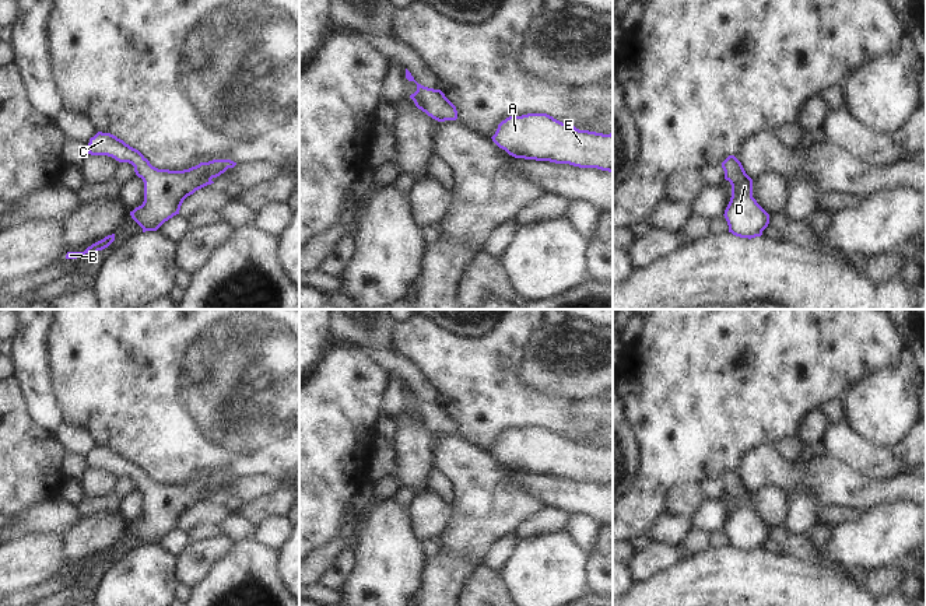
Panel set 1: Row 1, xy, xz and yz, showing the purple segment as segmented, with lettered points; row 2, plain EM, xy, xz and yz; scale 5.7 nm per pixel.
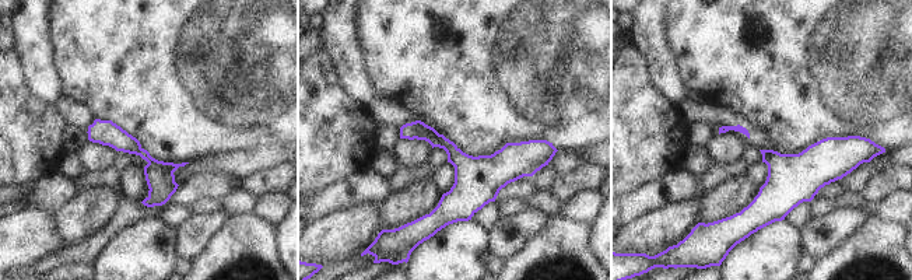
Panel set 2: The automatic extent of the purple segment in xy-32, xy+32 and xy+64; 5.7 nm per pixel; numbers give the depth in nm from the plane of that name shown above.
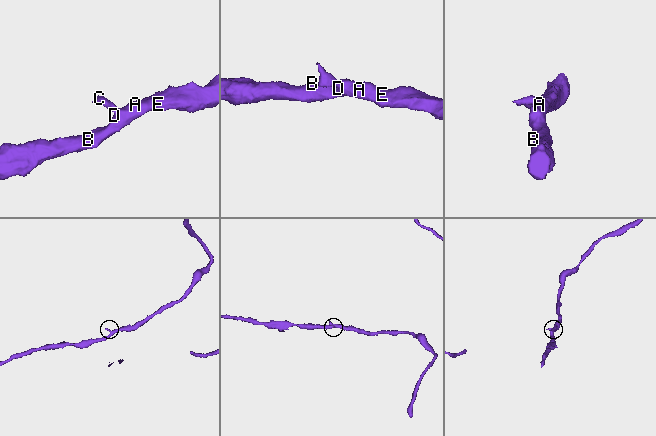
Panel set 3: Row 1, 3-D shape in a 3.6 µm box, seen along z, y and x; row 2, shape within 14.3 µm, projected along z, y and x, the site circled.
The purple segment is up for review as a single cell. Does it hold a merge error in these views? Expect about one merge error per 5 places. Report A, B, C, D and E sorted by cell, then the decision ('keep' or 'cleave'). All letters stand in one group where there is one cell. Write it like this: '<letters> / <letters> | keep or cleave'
A B C D E | keep

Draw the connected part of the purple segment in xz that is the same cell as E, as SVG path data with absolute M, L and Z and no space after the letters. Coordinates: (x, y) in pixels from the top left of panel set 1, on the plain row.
M547 427L509 430L491 452L515 472L613 486L613 446L579 444Z

